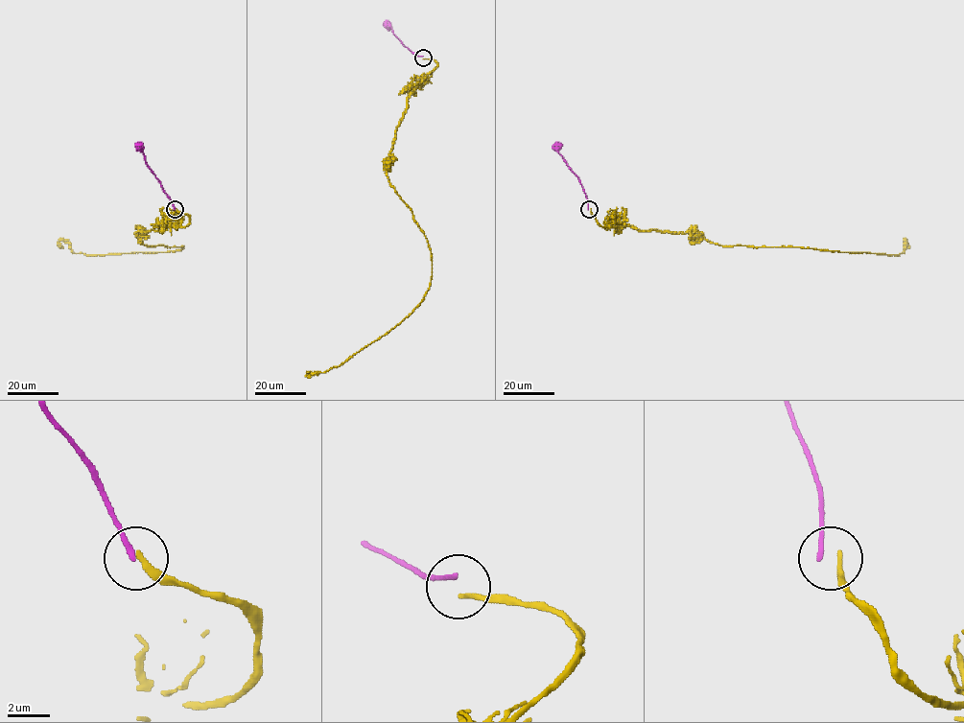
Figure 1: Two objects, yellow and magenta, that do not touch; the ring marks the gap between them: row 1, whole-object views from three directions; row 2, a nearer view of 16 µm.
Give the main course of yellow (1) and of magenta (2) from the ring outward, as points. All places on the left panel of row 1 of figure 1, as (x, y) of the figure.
1: (175, 209), (189, 223), (140, 232), (138, 240), (181, 249), (85, 255), (60, 240), (62, 248)
2: (175, 209), (139, 147)

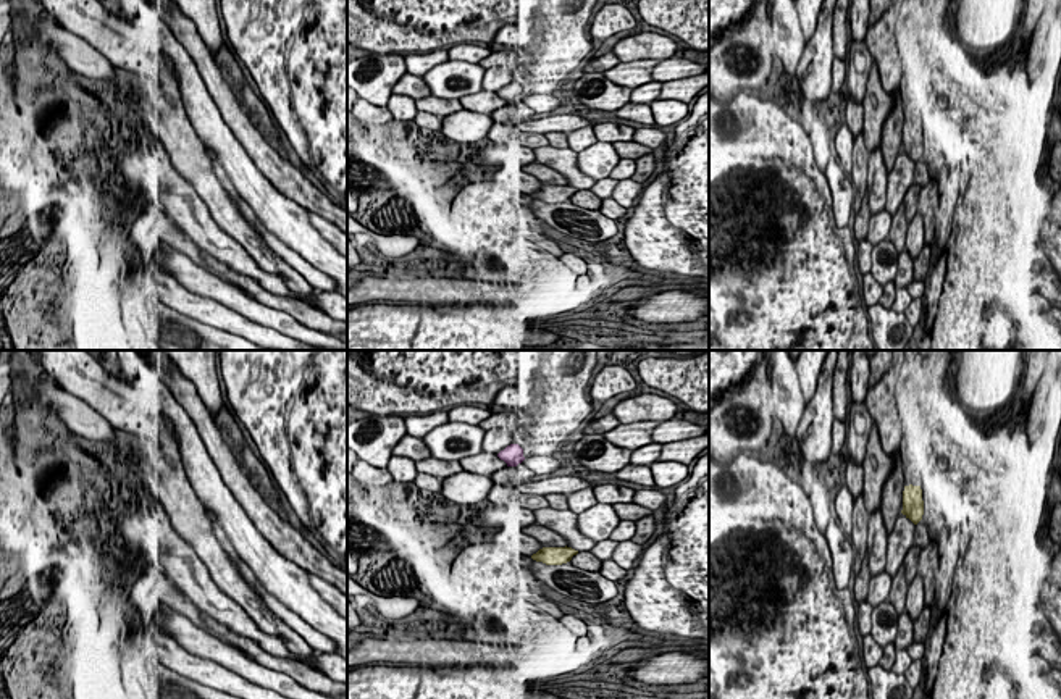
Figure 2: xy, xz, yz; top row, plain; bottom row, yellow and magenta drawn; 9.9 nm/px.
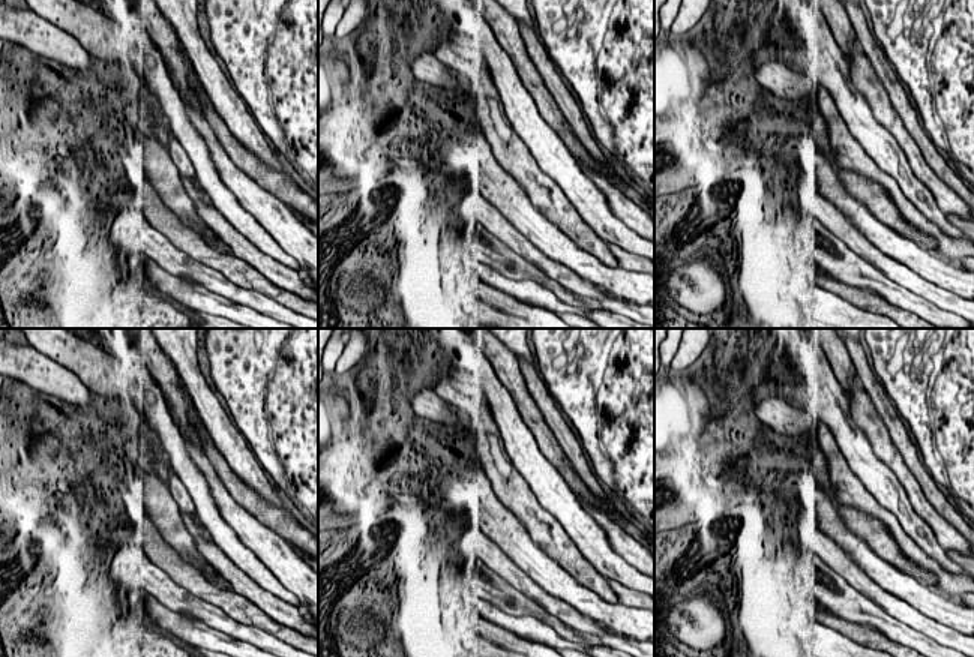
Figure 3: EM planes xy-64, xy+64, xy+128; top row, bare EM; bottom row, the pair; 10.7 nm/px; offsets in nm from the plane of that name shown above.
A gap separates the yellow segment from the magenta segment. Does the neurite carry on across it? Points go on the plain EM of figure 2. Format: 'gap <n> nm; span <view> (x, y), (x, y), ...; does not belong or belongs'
gap 850 nm; span xz (543, 186), (515, 104); does not belong

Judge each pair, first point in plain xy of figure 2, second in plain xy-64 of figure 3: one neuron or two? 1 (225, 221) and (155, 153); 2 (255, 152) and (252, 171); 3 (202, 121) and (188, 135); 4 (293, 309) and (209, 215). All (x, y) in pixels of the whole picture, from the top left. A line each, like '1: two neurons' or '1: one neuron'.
1: two neurons
2: one neuron
3: two neurons
4: two neurons

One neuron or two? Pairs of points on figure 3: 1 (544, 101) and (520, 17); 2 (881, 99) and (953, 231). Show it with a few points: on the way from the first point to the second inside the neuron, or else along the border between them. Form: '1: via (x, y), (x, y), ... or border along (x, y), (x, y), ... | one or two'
1: border along (509, 15), (520, 26) | two
2: border along (922, 180), (935, 203), (946, 213) | two

